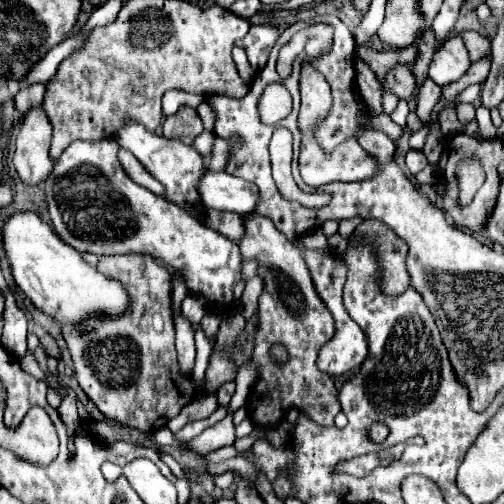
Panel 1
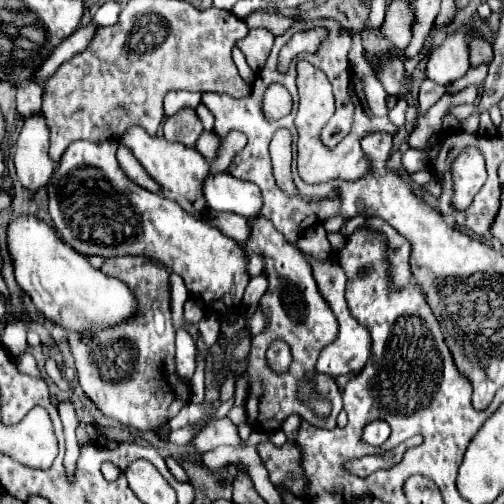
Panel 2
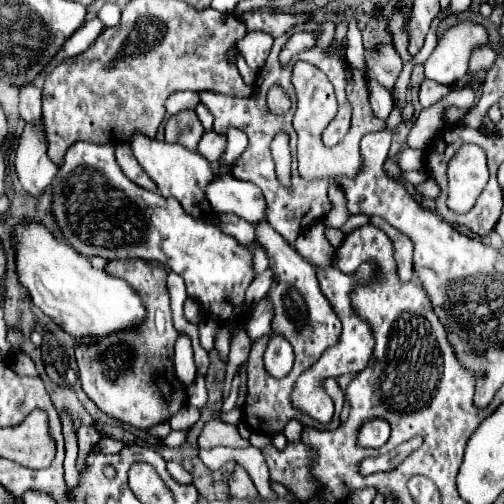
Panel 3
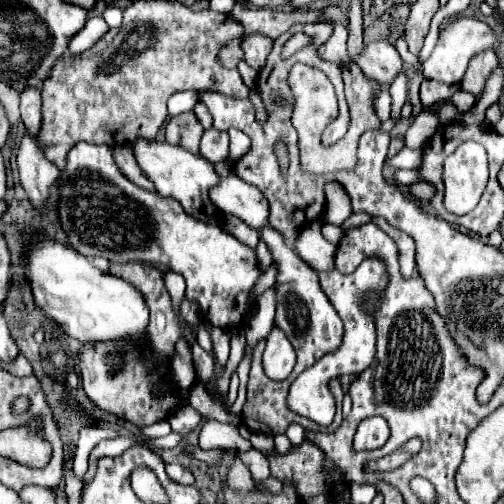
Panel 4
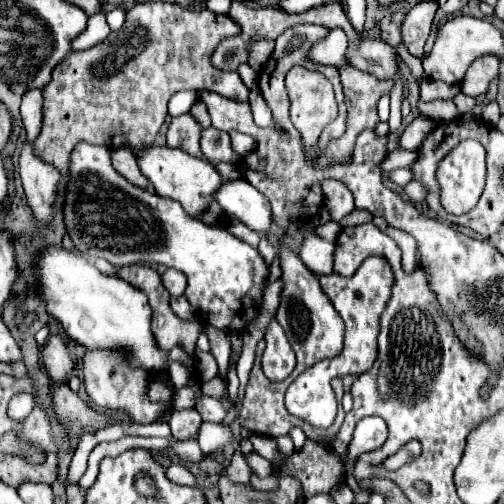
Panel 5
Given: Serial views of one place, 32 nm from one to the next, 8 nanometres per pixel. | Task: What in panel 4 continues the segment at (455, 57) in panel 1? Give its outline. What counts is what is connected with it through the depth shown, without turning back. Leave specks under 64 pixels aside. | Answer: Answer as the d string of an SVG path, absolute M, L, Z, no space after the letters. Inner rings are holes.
M458 18L452 24L448 24L438 38L438 44L434 48L434 52L430 54L430 58L422 64L424 66L424 76L430 80L438 80L444 84L456 84L462 80L462 72L466 72L468 62L474 54L488 50L488 48L496 48L498 46L498 38L494 36L494 32L490 30L488 24L474 20L474 18Z

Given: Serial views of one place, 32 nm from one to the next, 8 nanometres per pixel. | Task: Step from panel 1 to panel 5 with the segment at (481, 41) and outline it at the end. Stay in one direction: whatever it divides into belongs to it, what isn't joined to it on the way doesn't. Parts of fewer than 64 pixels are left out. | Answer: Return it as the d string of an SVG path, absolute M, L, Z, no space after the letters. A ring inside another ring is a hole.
M492 54L476 58L464 76L462 92L468 96L474 96L474 98L480 98L486 92L488 82L498 74L498 66L500 66L500 62Z

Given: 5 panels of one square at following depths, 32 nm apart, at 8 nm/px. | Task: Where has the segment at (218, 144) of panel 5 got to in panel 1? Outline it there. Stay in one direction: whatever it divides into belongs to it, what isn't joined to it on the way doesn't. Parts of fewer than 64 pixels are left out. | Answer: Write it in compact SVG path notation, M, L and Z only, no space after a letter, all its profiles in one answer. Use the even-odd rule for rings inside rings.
M202 132L202 134L194 140L192 146L194 146L202 156L208 156L208 154L210 154L210 148L212 148L212 142L214 142L214 134Z

